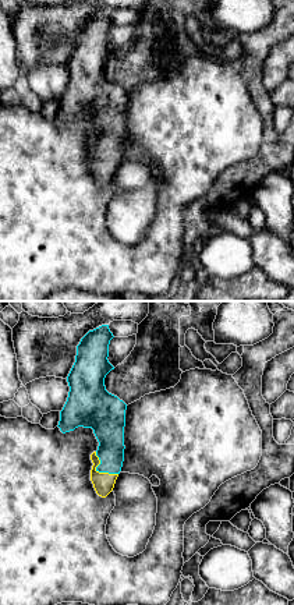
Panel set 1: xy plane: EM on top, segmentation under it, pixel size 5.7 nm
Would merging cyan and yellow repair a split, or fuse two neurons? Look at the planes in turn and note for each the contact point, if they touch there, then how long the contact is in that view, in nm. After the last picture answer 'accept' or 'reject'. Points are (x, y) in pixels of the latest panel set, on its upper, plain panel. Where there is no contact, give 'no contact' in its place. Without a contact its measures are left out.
meets cyan at (99, 159); contact 190 nm long

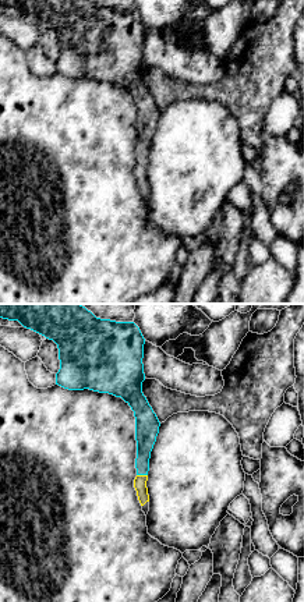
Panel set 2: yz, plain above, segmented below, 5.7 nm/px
meets cyan at (142, 162); contact 60 nm long

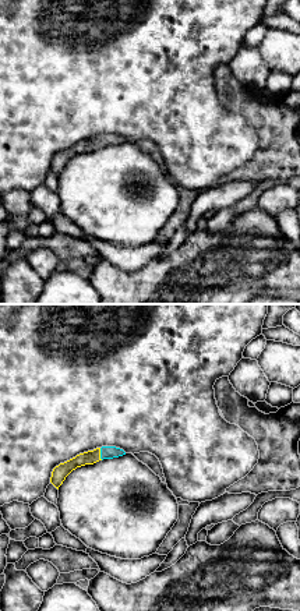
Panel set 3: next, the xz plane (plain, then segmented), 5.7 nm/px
meets cyan at (101, 141); contact 70 nm long

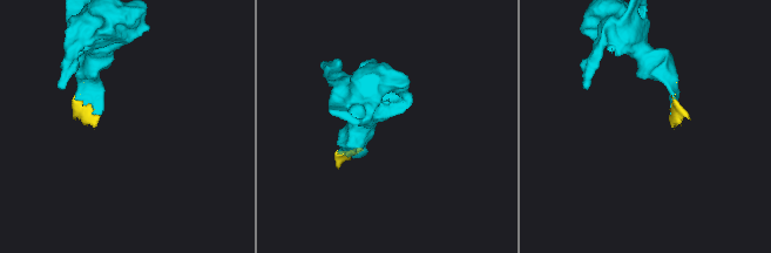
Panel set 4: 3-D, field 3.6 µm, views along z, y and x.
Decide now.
accept

